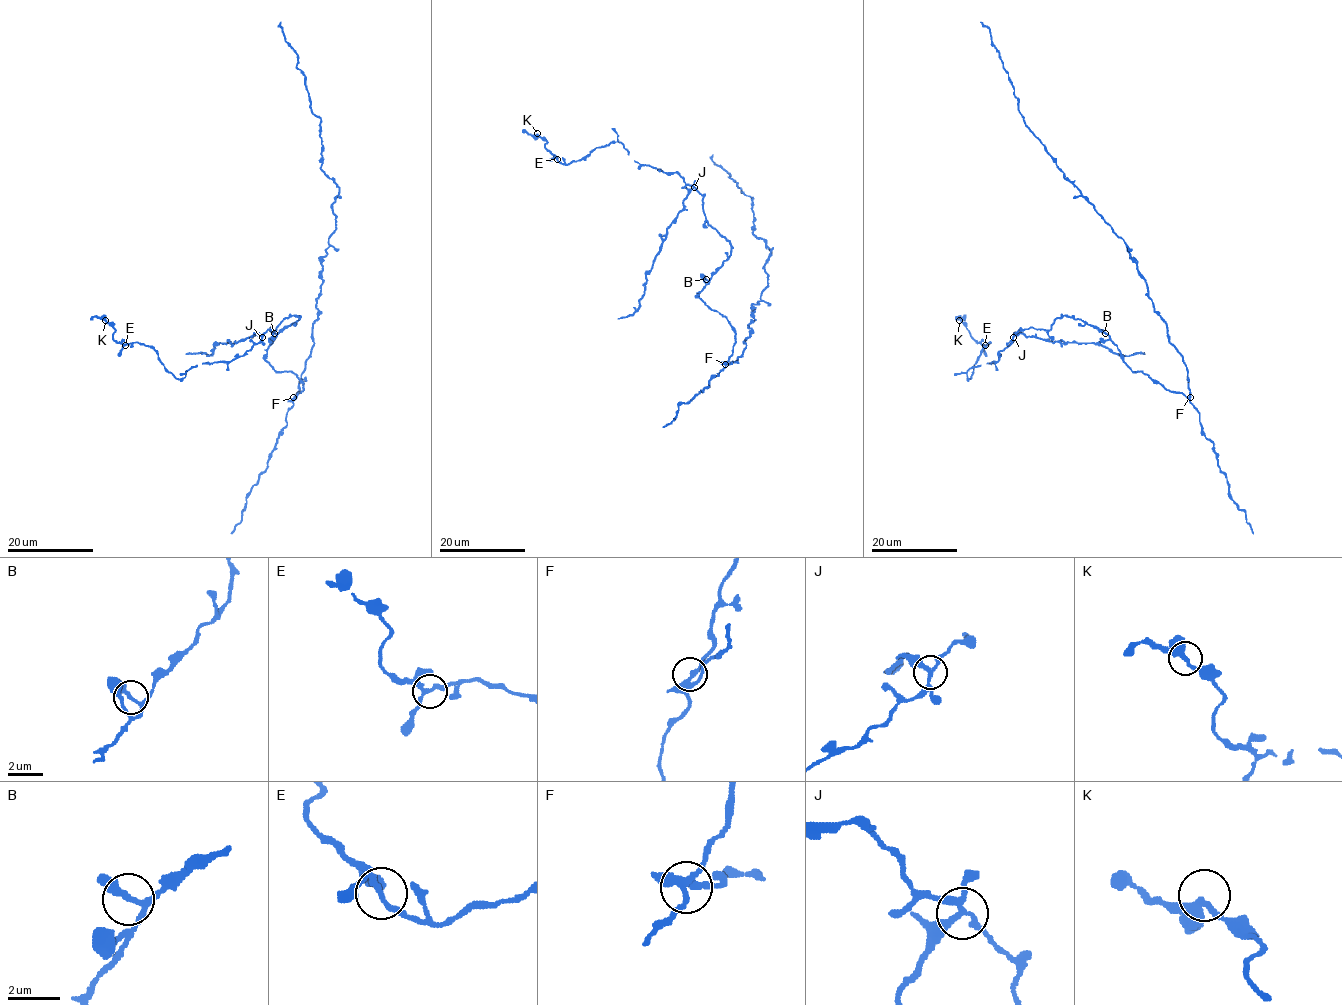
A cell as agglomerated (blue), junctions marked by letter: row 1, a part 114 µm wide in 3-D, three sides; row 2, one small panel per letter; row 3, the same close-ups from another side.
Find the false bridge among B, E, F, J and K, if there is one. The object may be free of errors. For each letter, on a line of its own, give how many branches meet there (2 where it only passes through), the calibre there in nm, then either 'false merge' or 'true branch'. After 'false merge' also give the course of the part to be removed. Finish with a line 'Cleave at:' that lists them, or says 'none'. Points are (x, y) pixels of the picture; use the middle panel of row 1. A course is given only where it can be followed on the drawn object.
B: branches 3; calibre 200 nm; true branch
E: branches 3; calibre 170 nm; true branch
F: branches 3; calibre 240 nm; true branch
J: branches 3; calibre 200 nm; false merge; course (694, 187), (645, 275), (639, 307), (617, 319)
K: branches 3; calibre 240 nm; true branch
Cleave at: J

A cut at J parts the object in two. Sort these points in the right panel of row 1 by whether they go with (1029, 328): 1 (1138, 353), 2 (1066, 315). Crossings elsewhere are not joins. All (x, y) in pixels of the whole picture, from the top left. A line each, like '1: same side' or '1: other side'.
1: other side
2: same side

